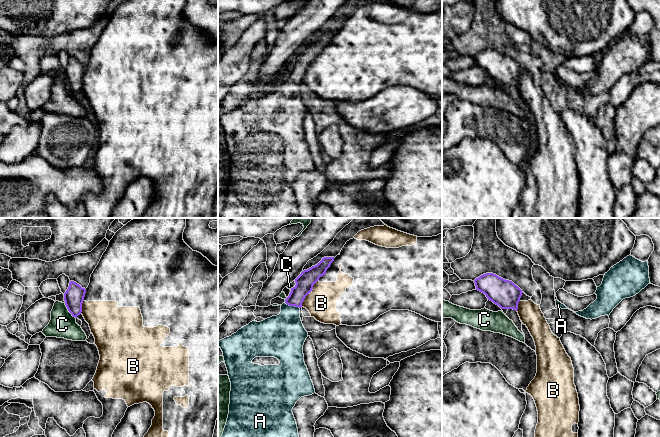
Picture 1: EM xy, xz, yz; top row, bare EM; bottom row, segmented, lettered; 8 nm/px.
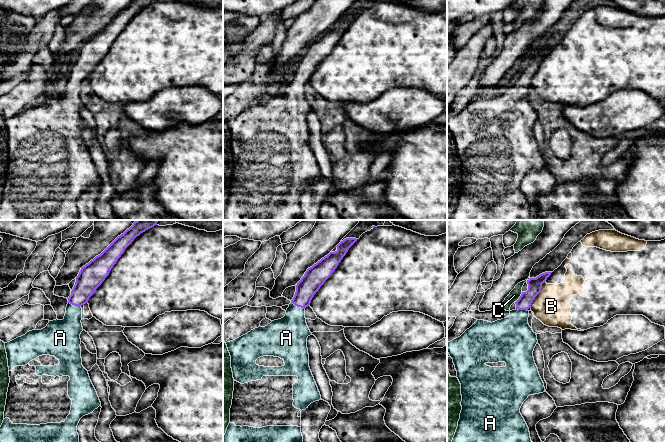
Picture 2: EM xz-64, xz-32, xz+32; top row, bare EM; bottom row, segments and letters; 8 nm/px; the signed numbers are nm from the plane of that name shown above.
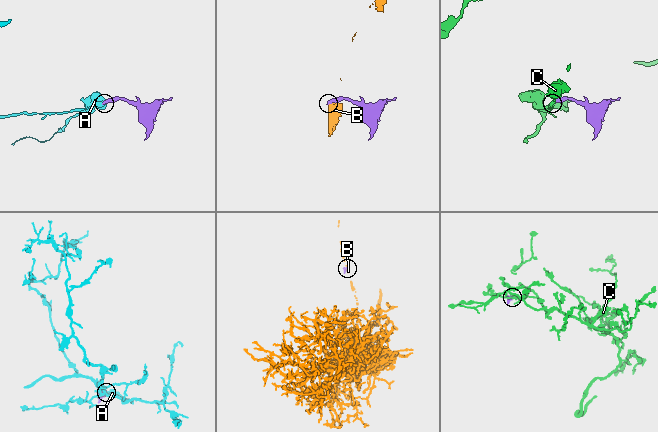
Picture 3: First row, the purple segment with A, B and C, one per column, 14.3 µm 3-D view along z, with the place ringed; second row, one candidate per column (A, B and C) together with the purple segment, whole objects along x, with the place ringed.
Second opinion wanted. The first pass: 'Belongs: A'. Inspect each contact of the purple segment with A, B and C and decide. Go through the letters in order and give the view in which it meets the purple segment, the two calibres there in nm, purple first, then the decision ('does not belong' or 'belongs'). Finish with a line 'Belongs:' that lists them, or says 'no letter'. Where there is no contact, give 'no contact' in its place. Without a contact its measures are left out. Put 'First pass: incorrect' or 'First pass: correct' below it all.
A: contact in xz; calibres 140 and 340 nm; belongs
B: contact in xz; calibres 140 and 240 nm; does not belong
C: contact in xy; calibres 160 and 200 nm; does not belong
Belongs: A
First pass: correct

